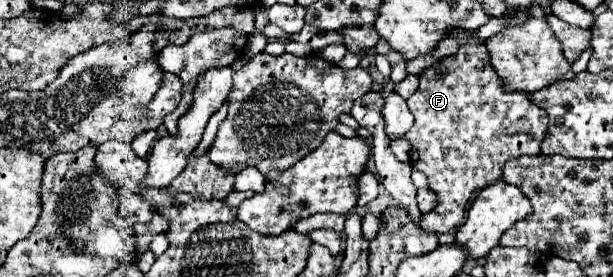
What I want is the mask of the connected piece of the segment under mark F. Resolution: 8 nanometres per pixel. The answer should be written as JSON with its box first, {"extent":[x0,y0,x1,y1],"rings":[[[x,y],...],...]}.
{"extent":[404,28,548,232],"rings":[[[452,28],[450,36],[460,42],[458,52],[442,58],[436,66],[426,68],[420,74],[418,90],[406,100],[414,114],[414,126],[404,136],[412,146],[410,164],[428,176],[428,188],[438,194],[438,206],[430,214],[424,214],[420,222],[428,232],[448,232],[450,228],[460,226],[470,196],[496,182],[502,174],[502,166],[510,158],[540,154],[540,142],[548,126],[548,114],[530,100],[530,92],[504,92],[504,82],[490,62],[486,42],[480,40],[476,32]]]}

